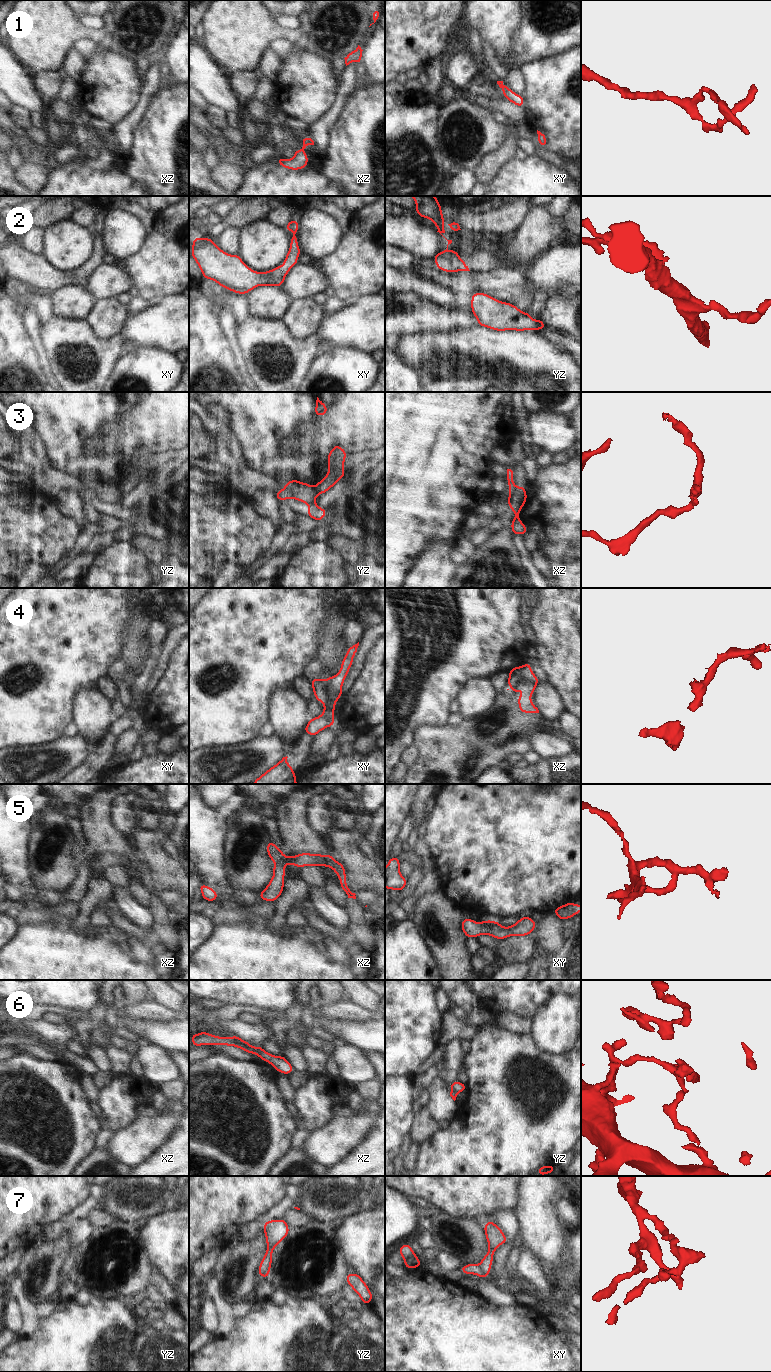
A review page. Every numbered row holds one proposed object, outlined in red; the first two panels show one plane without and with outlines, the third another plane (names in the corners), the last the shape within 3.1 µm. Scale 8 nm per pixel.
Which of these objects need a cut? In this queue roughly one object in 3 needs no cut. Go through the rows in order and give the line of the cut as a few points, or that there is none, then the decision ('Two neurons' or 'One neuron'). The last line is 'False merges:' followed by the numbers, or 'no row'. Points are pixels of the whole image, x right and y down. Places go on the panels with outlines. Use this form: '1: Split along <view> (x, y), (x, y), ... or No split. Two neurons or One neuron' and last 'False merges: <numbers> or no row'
1: No split. One neuron
2: No split. One neuron
3: Split along yz (314, 486), (318, 494). Two neurons
4: Split along xy (333, 676), (332, 695), (324, 704). Two neurons
5: Split along xz (288, 857), (282, 862), (275, 863). Two neurons
6: Split along xz (256, 1047), (263, 1050). Two neurons
7: Split along xy (479, 1264), (484, 1276). Two neurons
False merges: 3, 4, 5, 6, 7.

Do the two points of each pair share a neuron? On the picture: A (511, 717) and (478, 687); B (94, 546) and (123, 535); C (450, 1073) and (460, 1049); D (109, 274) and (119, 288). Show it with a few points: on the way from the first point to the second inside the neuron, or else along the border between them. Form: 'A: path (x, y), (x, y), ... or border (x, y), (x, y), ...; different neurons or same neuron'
A: border (493, 702), (483, 712), (473, 716); different neurons
B: path (101, 541), (116, 536); same neuron
C: path (451, 1067), (454, 1062), (454, 1055); same neuron
D: path (109, 277), (116, 285); same neuron

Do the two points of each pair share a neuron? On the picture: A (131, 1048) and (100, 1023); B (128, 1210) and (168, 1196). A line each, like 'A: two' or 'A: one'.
A: two
B: one

